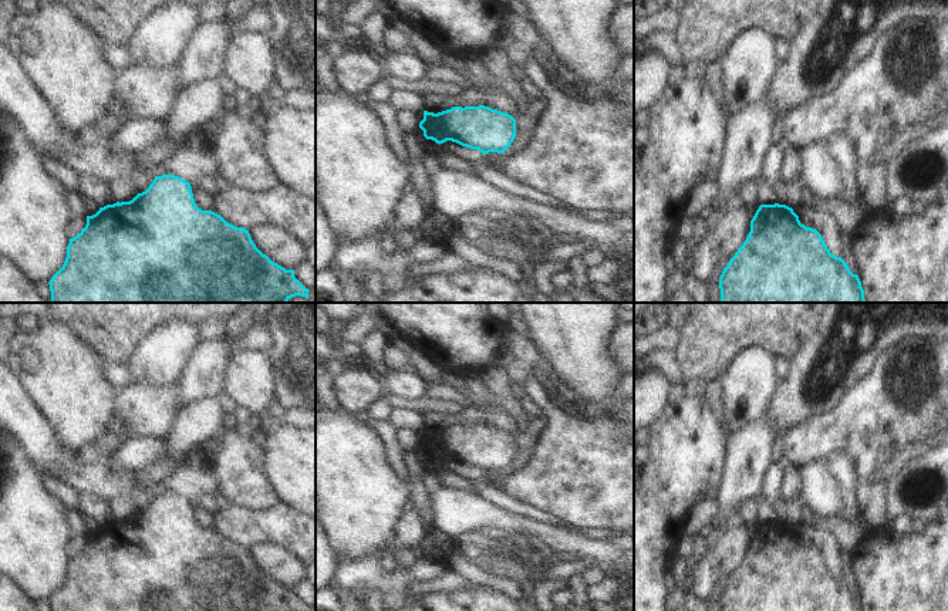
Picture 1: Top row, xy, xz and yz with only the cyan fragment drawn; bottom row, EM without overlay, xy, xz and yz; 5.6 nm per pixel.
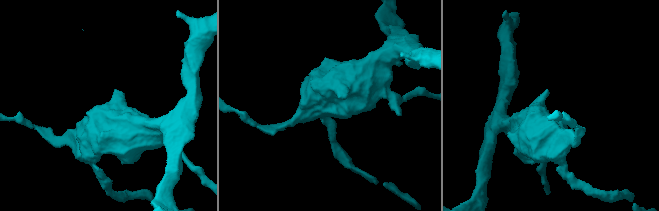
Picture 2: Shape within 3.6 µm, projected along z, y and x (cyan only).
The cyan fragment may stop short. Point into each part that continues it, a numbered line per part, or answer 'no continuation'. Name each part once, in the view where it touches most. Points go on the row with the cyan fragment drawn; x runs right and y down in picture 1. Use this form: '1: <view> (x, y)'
no continuation.

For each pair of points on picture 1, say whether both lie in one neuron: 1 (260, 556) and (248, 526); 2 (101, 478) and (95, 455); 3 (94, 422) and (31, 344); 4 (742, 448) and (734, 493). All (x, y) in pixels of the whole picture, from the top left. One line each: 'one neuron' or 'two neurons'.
1: two neurons
2: two neurons
3: one neuron
4: one neuron

